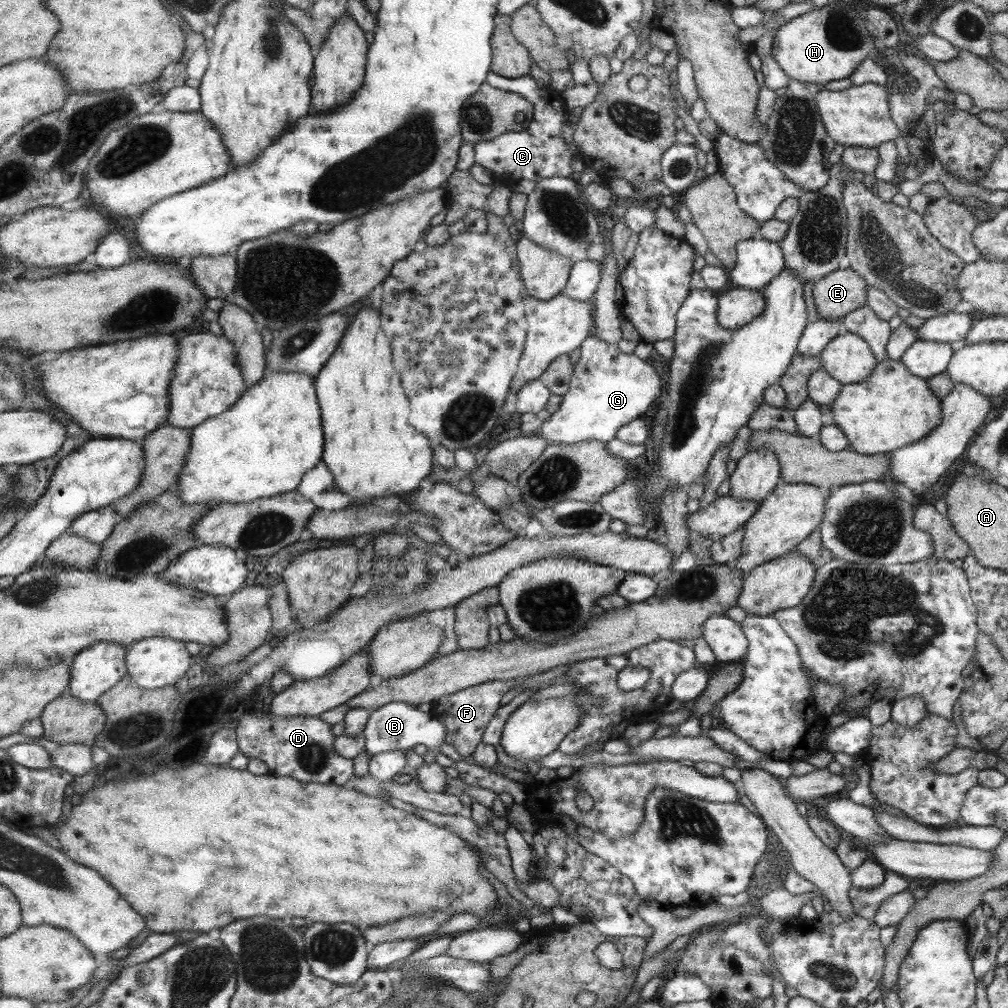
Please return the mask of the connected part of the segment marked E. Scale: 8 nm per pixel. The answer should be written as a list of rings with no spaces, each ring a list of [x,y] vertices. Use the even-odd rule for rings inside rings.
[[[849,267],[827,273],[811,289],[818,319],[837,321],[867,301],[867,283]]]

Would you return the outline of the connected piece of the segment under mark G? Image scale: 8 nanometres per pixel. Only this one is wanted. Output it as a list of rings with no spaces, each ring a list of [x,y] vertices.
[[[590,335],[581,342],[580,357],[575,364],[568,390],[561,398],[561,405],[534,430],[534,434],[539,434],[547,445],[569,445],[597,440],[609,442],[618,428],[635,420],[639,414],[647,410],[647,406],[655,400],[659,390],[661,382],[649,364],[641,362],[633,354],[622,354],[612,343],[606,343],[603,339]]]

